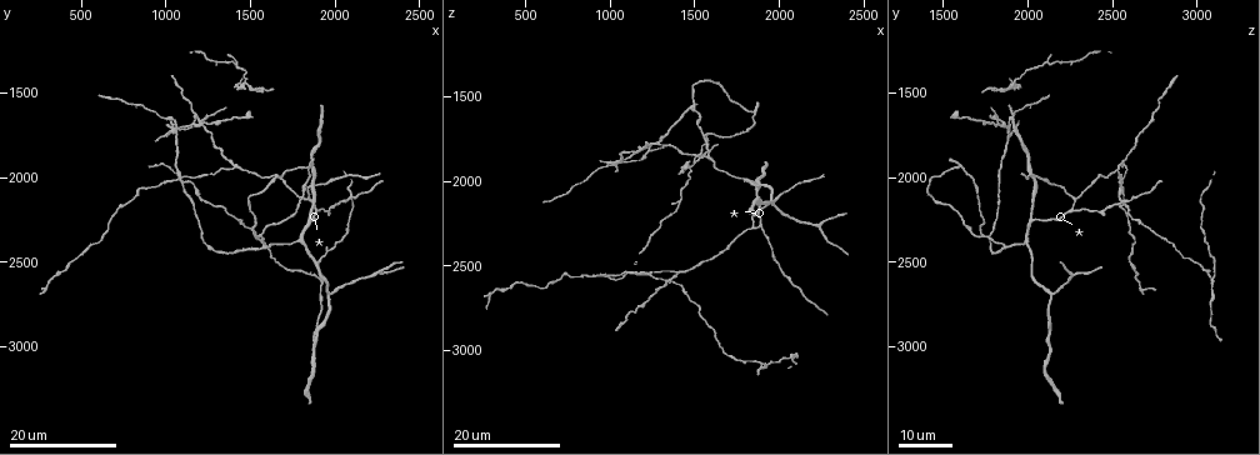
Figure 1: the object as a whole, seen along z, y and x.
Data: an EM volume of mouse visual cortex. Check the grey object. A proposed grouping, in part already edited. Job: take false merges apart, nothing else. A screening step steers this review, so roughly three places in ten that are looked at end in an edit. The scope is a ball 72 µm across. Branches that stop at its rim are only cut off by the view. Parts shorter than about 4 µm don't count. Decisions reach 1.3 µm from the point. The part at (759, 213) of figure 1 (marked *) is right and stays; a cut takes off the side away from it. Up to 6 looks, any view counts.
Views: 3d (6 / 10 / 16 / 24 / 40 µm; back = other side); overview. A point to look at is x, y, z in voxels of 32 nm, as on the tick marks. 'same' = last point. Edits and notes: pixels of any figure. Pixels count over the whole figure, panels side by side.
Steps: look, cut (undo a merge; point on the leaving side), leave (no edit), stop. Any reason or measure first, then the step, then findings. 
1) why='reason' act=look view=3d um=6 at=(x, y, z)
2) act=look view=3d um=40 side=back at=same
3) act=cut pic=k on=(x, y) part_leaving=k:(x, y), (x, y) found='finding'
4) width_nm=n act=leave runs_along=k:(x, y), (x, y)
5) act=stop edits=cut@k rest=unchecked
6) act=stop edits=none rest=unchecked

why='thin neck' act=look view=3d um=16 at=(1140, 1580, 2780)

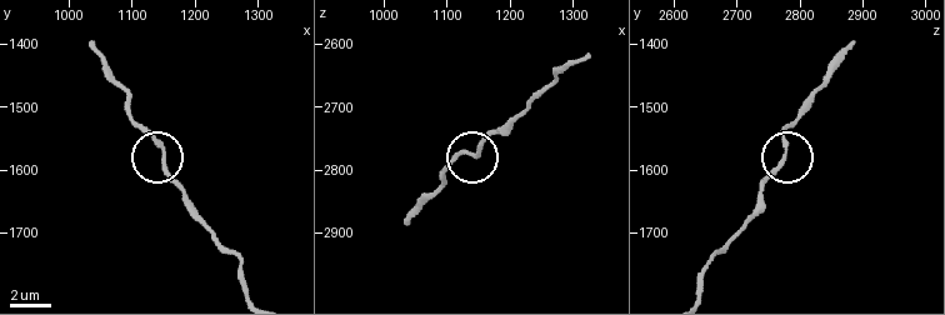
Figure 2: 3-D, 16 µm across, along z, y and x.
act=look view=3d um=6 at=(1145, 1565, 2775)

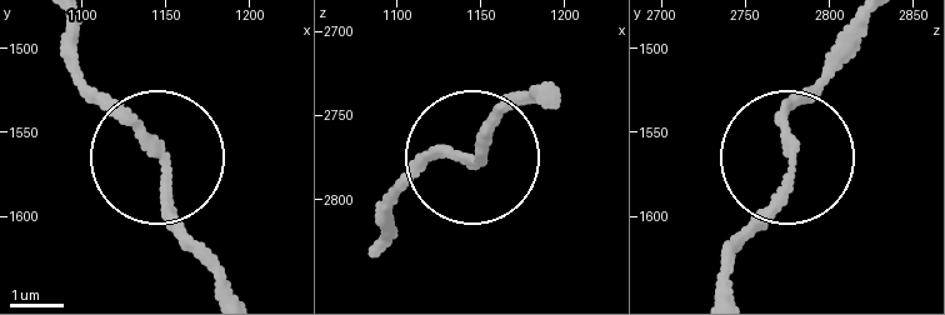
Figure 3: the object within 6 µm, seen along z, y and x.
act=leave runs_along=3:(553, 88), (508, 105), (476, 159), (426, 163), (378, 199) found='all the same neuron'

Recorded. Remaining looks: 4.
why='branch point' act=look view=3d um=24 at=(1600, 2420, 1860)

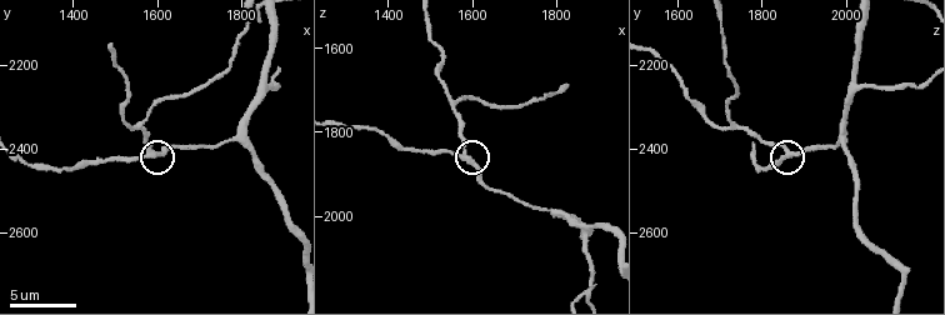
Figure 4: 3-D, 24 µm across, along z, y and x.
act=look view=3d um=10 at=(1575, 2405, 1860)

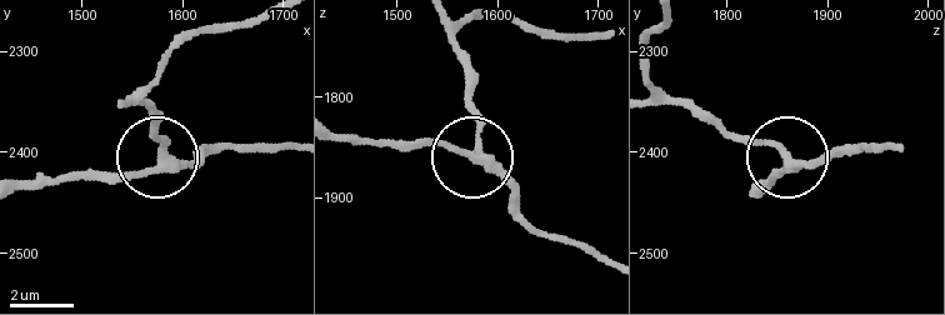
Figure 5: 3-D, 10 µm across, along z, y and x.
arms=3 act=leave runs_along=5:(896, 146), (839, 146), (799, 163), (743, 143), (705, 109) found='one neuron here'

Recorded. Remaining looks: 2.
why='three arms meet' act=look view=3d um=16 at=(2260, 2580, 2260)

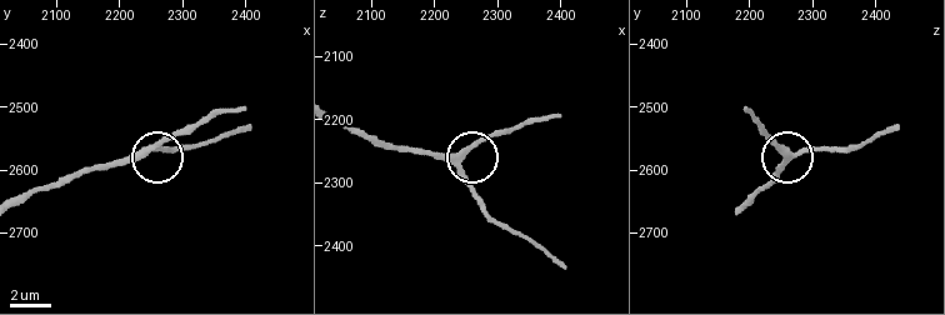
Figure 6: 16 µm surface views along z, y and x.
act=look view=3d um=10 at=(2245, 2575, 2275)

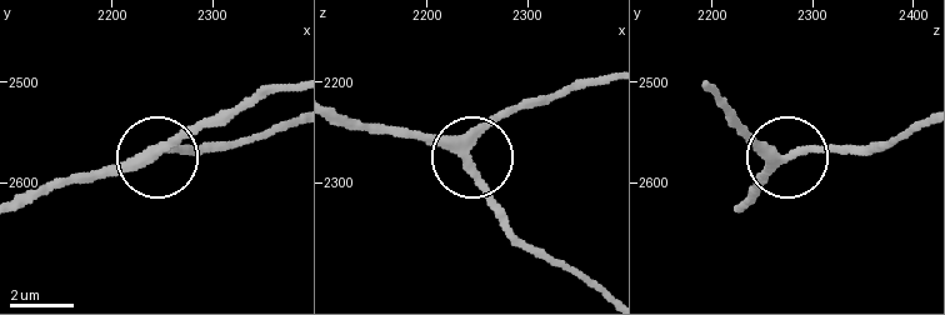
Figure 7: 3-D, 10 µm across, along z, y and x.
side_arm_um=6 act=leave runs_along=7:(21, 205), (150, 163), (204, 123) found='all the same neuron'

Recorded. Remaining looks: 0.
act=stop edits=none rest=unchecked

